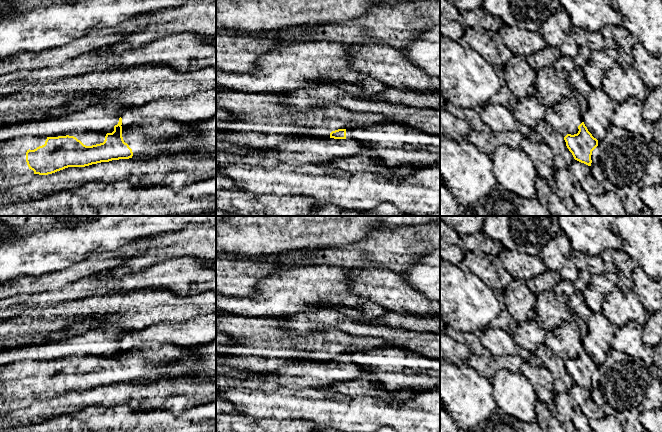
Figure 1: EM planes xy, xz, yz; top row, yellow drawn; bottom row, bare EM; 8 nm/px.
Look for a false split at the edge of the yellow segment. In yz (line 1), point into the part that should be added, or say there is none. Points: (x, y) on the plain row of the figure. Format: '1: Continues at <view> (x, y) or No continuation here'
1: No continuation here

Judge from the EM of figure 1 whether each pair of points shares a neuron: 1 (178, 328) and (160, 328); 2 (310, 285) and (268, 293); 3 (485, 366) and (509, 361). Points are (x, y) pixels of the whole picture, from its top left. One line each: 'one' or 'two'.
1: one
2: one
3: one

